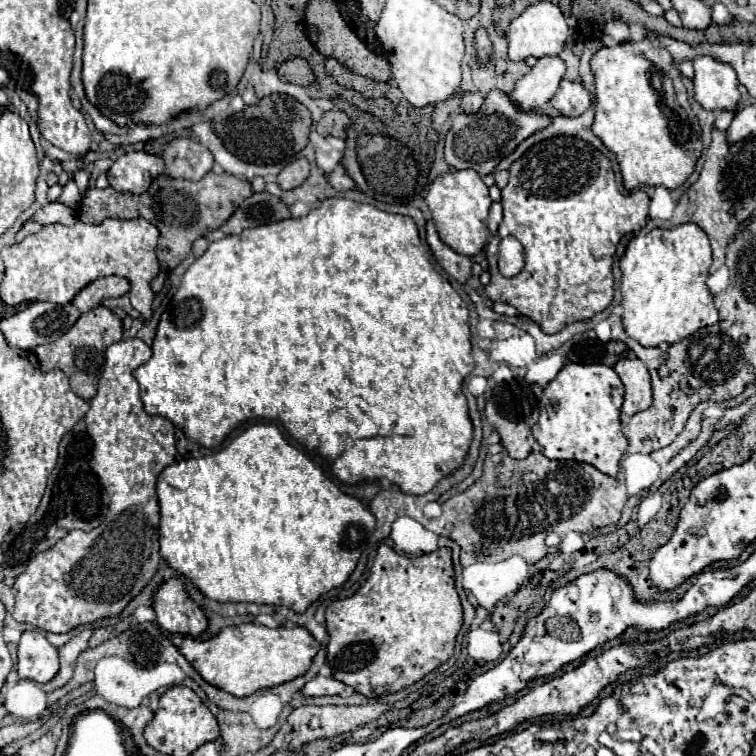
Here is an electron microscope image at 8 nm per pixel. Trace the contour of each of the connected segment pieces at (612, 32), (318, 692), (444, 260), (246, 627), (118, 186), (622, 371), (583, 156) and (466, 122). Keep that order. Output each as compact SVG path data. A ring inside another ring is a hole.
M608 21L604 25L604 33L610 35L614 39L614 43L630 41L630 31L628 31L628 25L624 25L624 21Z
M316 675L312 681L308 681L302 689L304 695L308 697L322 697L322 695L338 695L344 691L344 683L334 679L332 675L324 677L324 675Z
M432 221L426 223L426 239L428 239L428 245L432 249L432 255L436 257L438 265L452 277L456 279L458 283L464 283L470 279L472 275L472 261L464 255L458 255L456 251L452 251L448 245L444 245L436 233L436 227Z
M244 623L226 627L208 641L196 641L192 637L186 637L180 653L190 661L190 665L200 673L206 683L234 697L248 697L258 689L274 687L304 675L318 649L320 643L304 627L284 625L278 629L270 629L264 625Z
M132 151L114 161L106 177L110 187L120 193L140 195L148 191L154 179L164 173L164 159L160 155L150 155L144 151Z
M636 357L620 359L614 365L614 371L618 373L618 377L626 387L622 413L634 415L638 411L648 409L652 405L652 387L650 387L650 375L646 365Z
M552 137L536 143L510 167L510 181L502 189L504 221L498 235L516 237L524 247L524 269L514 277L504 277L498 271L498 245L486 245L490 263L490 283L484 287L492 301L502 301L518 309L520 315L538 323L546 333L556 333L564 325L584 321L604 311L612 301L612 263L618 241L634 231L640 231L648 219L650 199L644 191L624 195L616 189L614 171L600 151L578 137Z
M494 89L486 95L484 105L480 107L478 113L456 115L446 135L446 145L444 145L446 163L454 169L474 169L476 173L484 177L492 173L492 169L504 157L508 157L524 139L548 127L550 123L552 123L552 117L548 113L542 113L540 109L524 111L510 99L510 95L506 95L500 89Z

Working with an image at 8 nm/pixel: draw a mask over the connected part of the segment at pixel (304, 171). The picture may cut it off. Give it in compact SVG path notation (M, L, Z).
M302 157L292 161L280 175L278 175L278 185L282 189L296 189L298 185L302 185L306 181L306 177L310 175L310 163Z

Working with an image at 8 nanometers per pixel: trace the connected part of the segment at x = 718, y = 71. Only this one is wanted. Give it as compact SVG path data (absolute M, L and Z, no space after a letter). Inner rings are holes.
M712 57L694 61L694 99L708 111L736 111L740 101L738 79L730 65Z

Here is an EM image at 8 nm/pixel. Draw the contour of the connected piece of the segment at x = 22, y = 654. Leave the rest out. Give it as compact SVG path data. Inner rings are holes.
M38 629L26 631L18 643L18 675L36 683L48 683L58 673L58 649Z

